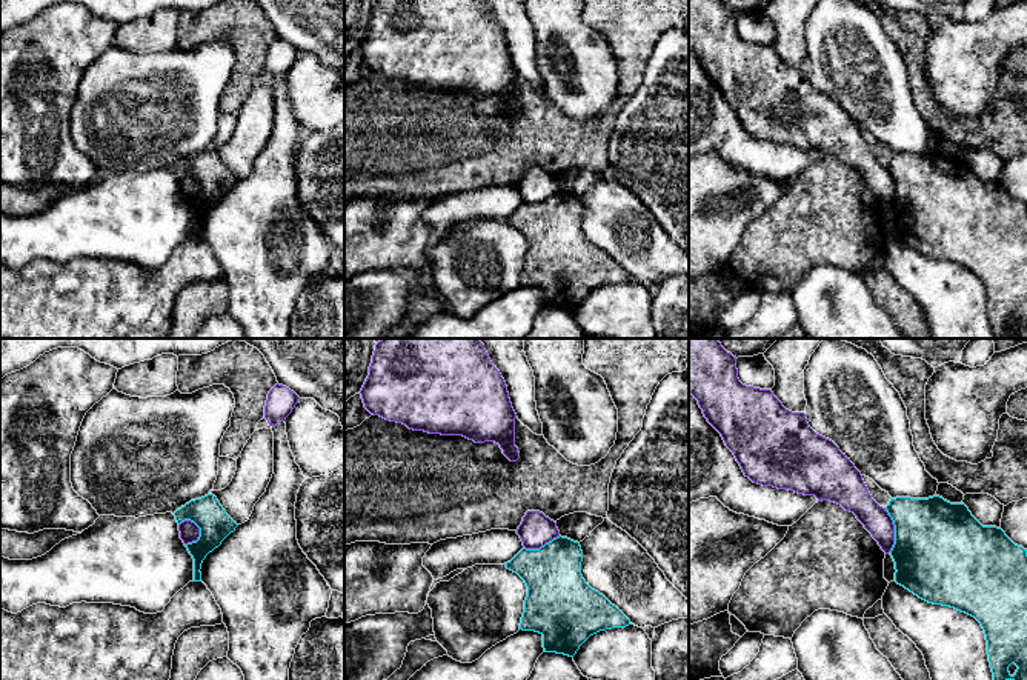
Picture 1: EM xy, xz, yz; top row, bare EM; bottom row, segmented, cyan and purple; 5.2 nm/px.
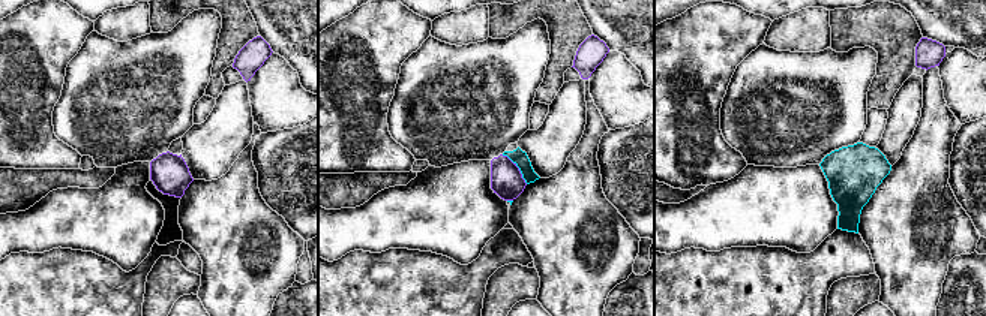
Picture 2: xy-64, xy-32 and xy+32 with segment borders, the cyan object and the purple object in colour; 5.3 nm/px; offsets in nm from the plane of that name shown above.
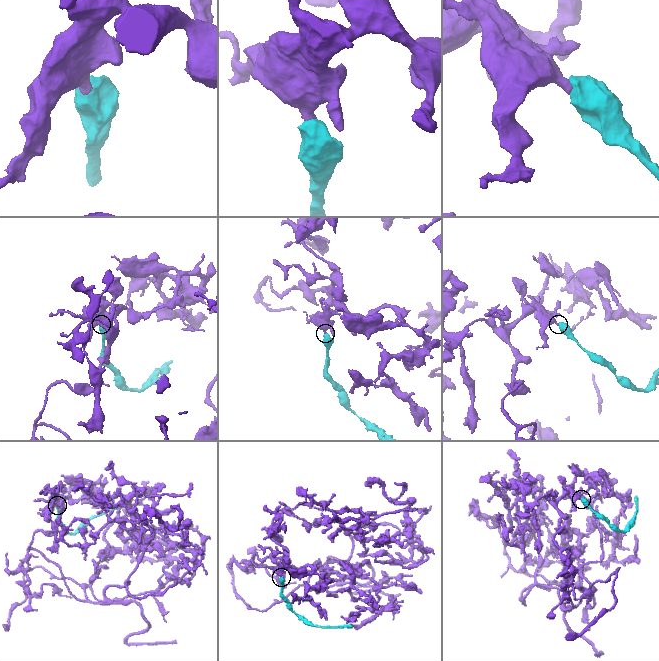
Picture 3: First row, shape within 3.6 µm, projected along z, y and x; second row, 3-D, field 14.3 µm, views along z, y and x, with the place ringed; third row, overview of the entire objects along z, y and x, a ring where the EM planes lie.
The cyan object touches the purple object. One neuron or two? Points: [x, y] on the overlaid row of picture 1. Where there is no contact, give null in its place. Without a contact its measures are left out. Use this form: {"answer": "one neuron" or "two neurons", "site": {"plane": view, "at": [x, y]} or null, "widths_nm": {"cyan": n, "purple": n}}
{"answer": "two neurons", "site": {"plane": "xy", "at": [200, 536]}, "widths_nm": {"cyan": 170, "purple": 100}}

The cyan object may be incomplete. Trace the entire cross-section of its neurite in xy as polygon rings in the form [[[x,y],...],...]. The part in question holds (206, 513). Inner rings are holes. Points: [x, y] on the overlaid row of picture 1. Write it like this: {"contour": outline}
{"contour": [[[215,495],[191,500],[174,512],[177,523],[194,522],[200,528],[197,542],[184,545],[194,558],[194,582],[201,582],[201,563],[209,552],[238,526],[223,509]]]}

